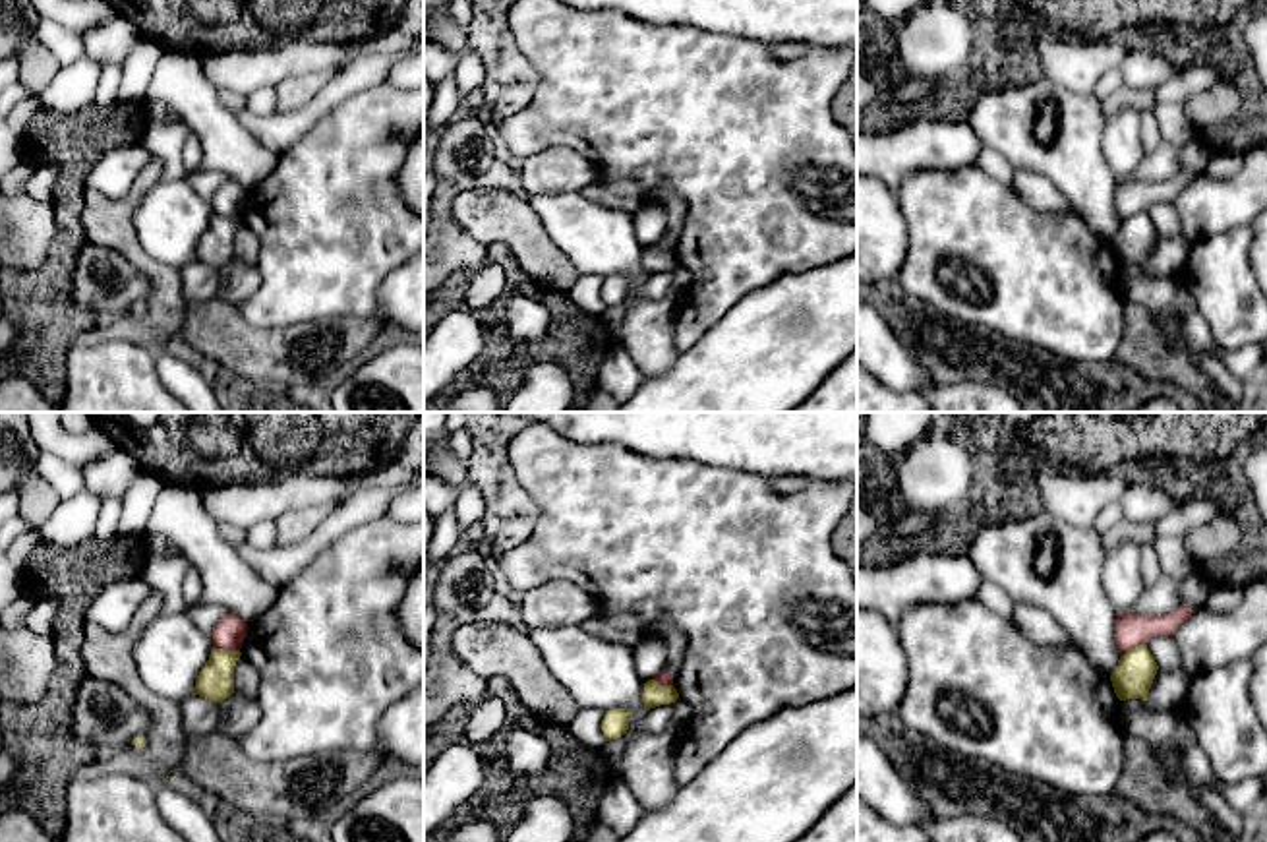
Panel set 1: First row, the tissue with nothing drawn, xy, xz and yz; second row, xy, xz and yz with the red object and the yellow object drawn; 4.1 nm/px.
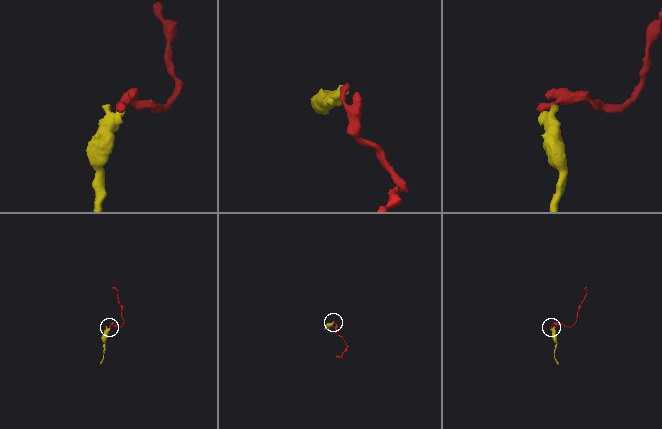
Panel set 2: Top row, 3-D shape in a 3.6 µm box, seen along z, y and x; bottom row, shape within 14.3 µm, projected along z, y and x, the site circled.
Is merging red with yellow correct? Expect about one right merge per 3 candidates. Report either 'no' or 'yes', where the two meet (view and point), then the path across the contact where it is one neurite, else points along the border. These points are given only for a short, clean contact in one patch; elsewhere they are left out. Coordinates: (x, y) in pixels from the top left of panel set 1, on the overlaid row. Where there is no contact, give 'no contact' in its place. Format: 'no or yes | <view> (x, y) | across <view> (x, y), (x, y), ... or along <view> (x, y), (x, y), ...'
no | xy (227, 649) | along xy (213, 645), (225, 651), (238, 651)

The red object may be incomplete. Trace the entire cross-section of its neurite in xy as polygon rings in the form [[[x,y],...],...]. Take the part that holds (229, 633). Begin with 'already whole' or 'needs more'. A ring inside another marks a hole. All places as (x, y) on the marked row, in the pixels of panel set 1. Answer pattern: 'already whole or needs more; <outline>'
already whole; [[[226,612],[209,637],[213,647],[217,648],[240,650],[246,635],[248,623],[242,621],[238,616]]]

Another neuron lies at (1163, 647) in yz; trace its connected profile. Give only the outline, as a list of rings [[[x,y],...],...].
[[[1157,635],[1147,643],[1161,670],[1182,670],[1180,652],[1172,635]]]

